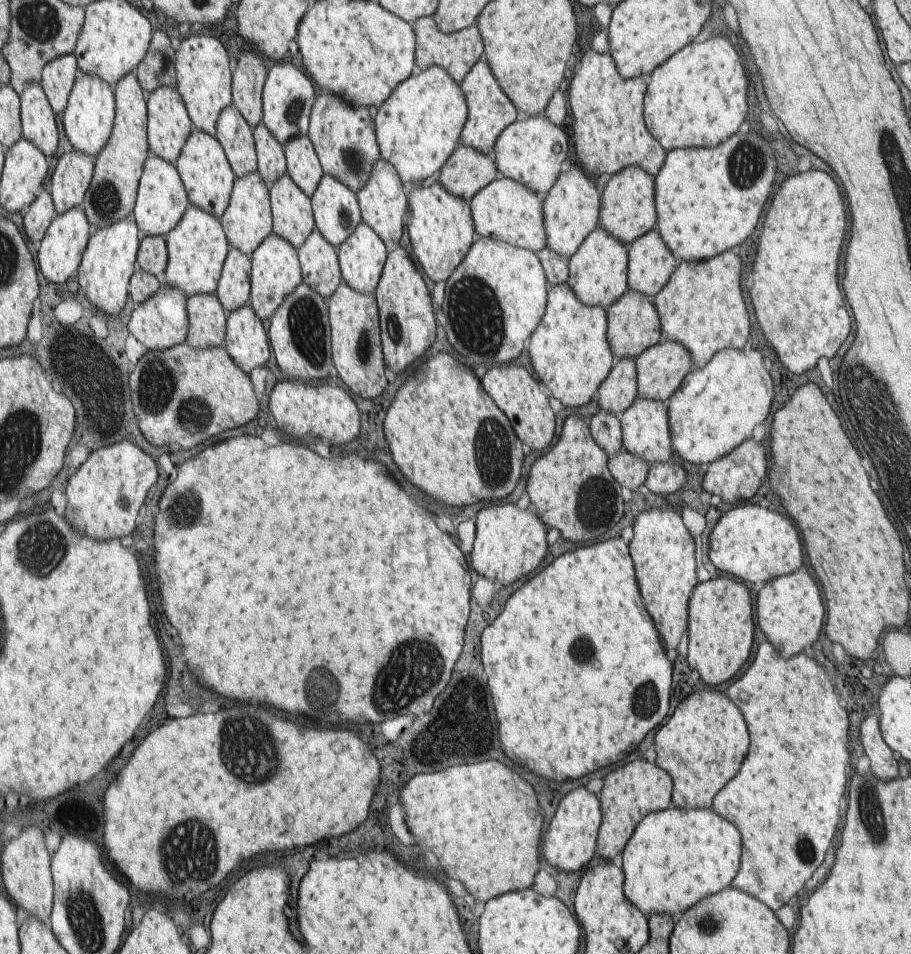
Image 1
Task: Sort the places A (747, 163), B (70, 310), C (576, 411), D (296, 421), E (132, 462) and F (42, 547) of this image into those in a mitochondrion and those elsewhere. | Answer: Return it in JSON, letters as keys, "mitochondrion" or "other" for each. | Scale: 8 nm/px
{"A":"mitochondrion","B":"other","C":"other","D":"other","E":"other","F":"mitochondrion"}

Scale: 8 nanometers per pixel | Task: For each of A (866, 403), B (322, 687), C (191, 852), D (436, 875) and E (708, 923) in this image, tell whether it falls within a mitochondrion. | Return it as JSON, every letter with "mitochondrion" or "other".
{"A":"mitochondrion","B":"mitochondrion","C":"mitochondrion","D":"other","E":"mitochondrion"}

